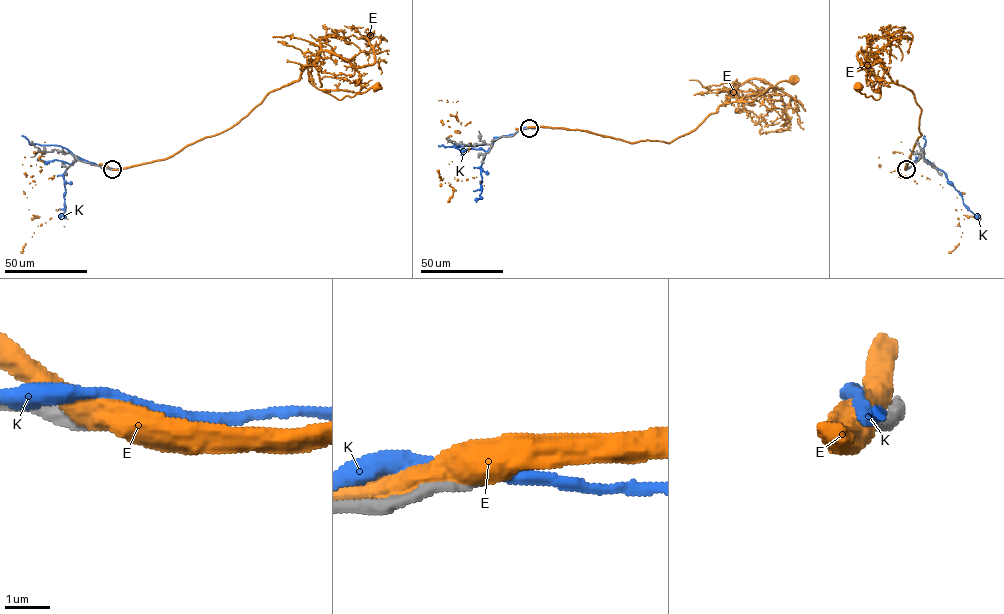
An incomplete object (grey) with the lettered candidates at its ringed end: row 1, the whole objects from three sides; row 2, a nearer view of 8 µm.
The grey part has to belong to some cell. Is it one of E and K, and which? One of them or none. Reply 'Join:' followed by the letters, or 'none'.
Join: none

